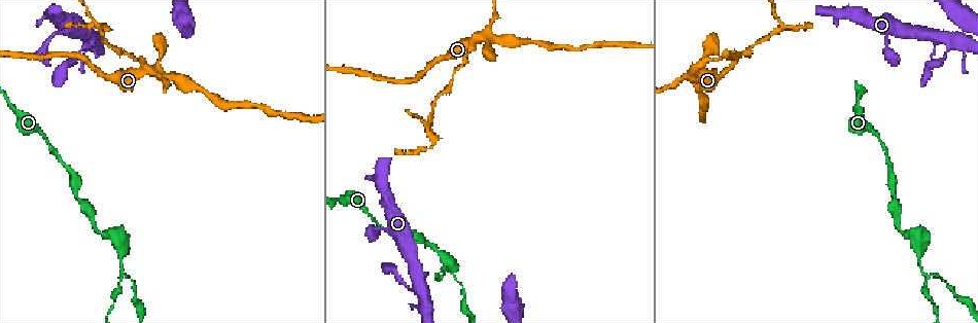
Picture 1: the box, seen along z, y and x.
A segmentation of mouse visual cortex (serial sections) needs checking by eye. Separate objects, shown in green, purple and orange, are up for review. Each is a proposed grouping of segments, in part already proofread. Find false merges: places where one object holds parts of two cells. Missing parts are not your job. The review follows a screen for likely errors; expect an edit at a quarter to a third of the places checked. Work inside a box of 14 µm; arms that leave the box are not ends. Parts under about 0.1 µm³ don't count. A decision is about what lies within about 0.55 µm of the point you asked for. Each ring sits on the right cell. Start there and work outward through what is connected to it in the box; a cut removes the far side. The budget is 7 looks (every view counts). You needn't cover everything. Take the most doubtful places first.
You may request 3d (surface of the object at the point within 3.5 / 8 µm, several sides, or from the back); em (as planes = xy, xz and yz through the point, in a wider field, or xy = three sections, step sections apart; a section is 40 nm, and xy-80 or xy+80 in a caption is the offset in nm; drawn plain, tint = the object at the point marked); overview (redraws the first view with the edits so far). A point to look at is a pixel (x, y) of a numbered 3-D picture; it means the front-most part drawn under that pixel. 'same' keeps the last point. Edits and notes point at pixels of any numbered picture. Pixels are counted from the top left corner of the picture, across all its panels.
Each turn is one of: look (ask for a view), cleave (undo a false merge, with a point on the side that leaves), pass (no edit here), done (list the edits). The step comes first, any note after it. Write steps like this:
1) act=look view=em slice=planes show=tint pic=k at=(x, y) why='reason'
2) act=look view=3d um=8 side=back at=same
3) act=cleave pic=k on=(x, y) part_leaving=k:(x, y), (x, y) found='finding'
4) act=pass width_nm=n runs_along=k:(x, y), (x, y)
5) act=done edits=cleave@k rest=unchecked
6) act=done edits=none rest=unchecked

act=look view=3d um=3.5 pic=1 at=(927, 273) why='three-way junction'

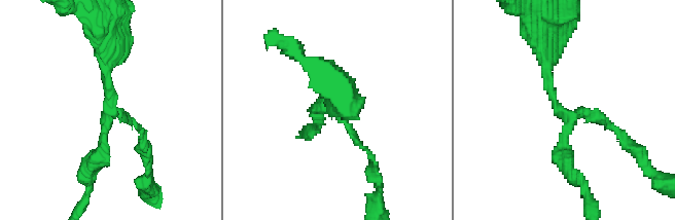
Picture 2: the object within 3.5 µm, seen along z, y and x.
act=look view=em slice=xy step=1 show=tint pic=2 at=(570, 111) arms=3 arm_widths_nm=100,200,250

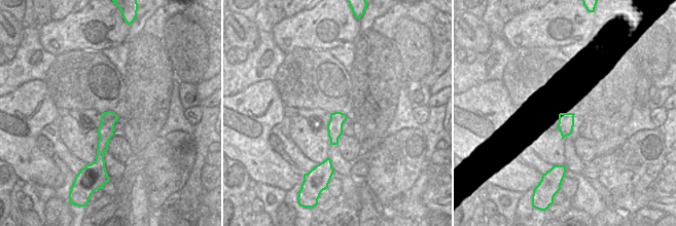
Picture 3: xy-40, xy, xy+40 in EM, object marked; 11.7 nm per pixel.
act=pass runs_along=2:(544, 57), (560, 110), (595, 113), (620, 135) found='one cell here'

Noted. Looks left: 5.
act=look view=3d um=8 pic=1 at=(160, 74) why='four or more arms meet'

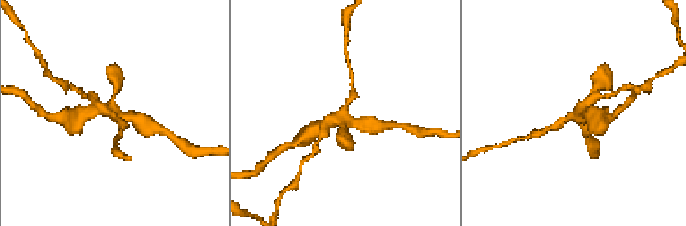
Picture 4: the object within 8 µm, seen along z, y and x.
act=look view=3d um=3.5 pic=4 at=(112, 116)

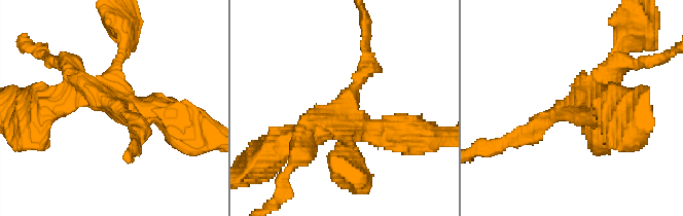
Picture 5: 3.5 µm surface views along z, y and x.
act=look view=em slice=xy step=5 show=tint pic=5 at=(117, 103) arms=4 arm_widths_nm=150,200,400,400

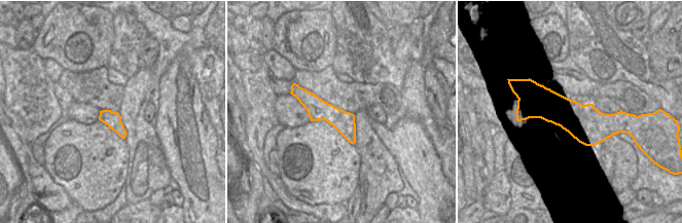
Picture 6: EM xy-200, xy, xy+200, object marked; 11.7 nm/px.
act=cleave pic=5 on=(299, 157) found='a second cell is stuck on'

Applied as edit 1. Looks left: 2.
act=look view=3d um=3.5 pic=1 at=(947, 39) why='sharp bend'

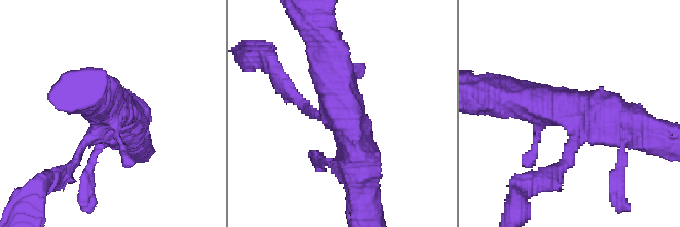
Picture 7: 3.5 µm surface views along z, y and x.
act=look view=em slice=xy step=3 show=tint pic=7 at=(341, 116)

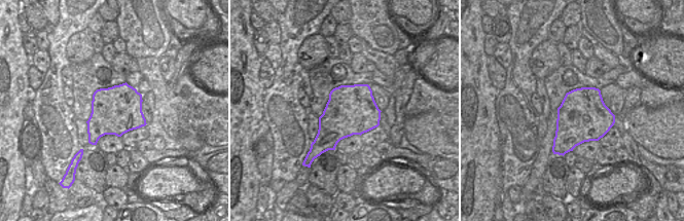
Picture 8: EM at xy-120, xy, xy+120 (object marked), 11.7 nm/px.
act=pass width_nm=600 runs_along=7:(327, 53), (358, 173) found='all the same cell'

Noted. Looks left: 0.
act=done edits=cleave@5 rest=unchecked

